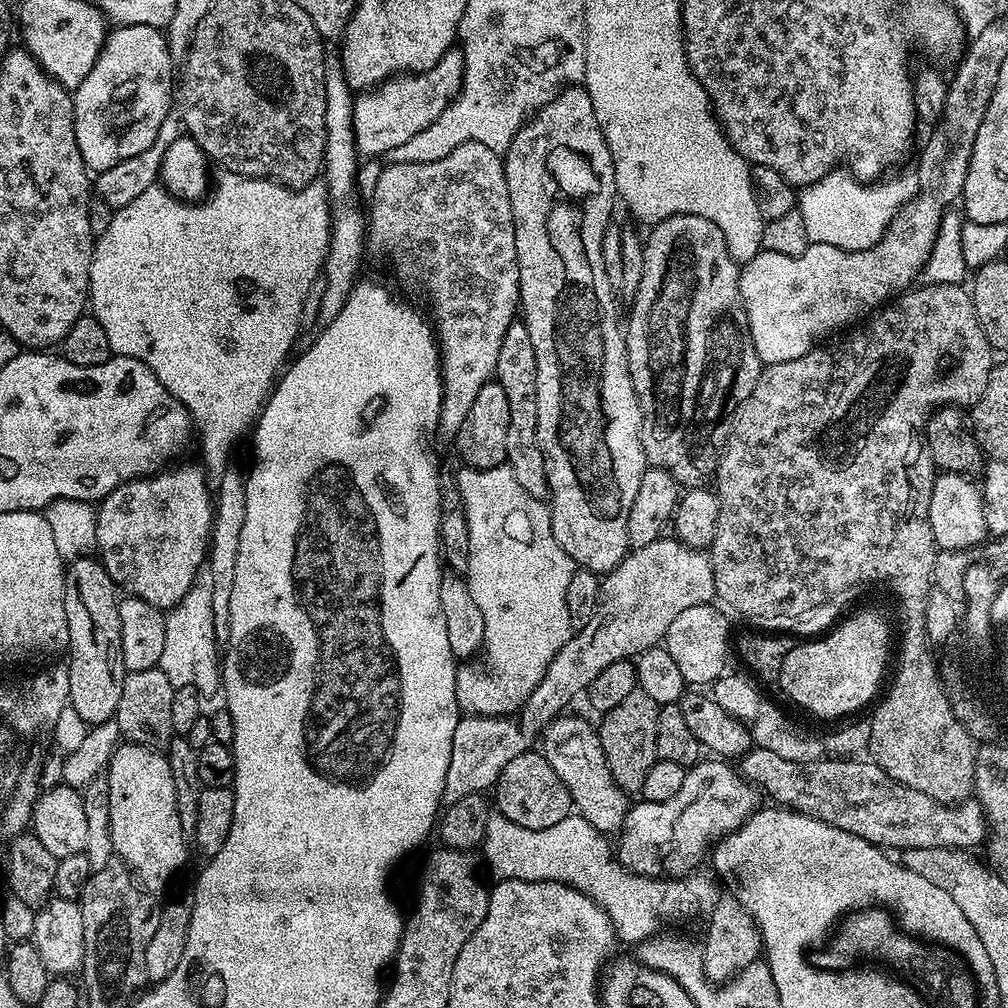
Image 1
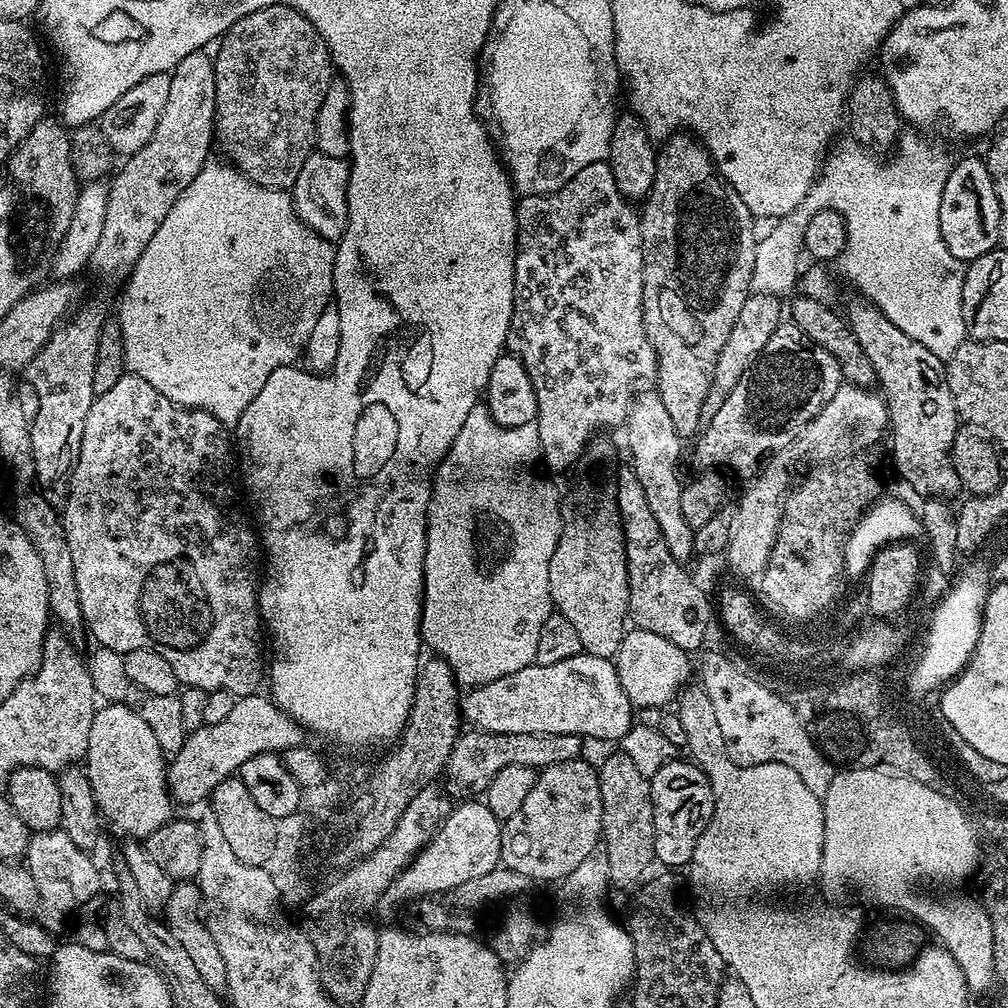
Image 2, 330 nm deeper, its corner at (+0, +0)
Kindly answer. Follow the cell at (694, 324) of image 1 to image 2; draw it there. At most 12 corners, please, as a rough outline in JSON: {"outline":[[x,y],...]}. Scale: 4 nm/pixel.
{"outline":[[703,143],[662,146],[642,318],[676,433],[701,431],[753,291],[752,211]]}

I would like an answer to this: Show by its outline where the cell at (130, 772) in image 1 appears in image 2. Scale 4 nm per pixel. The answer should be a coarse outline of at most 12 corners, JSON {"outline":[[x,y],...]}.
{"outline":[[127,704],[97,707],[86,771],[128,838],[171,821],[164,751]]}

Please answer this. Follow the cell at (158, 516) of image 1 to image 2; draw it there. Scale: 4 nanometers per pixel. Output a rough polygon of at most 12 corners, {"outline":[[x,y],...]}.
{"outline":[[126,374],[62,519],[84,628],[259,689],[233,437]]}

